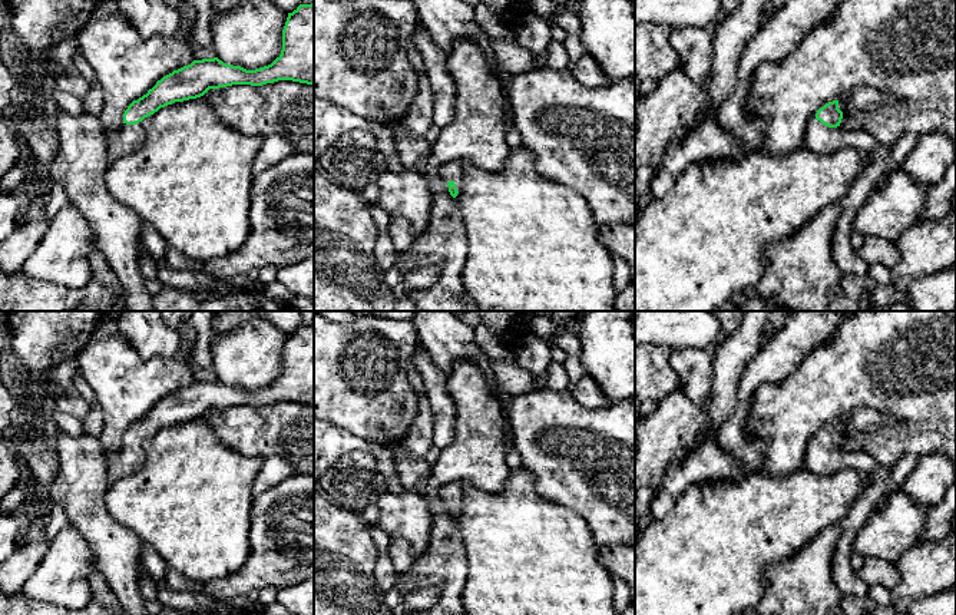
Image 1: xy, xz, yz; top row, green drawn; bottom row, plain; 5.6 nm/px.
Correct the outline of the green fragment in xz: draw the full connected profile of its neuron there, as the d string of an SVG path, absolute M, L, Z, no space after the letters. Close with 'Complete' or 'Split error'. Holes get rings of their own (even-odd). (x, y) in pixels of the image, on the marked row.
M460 162L446 163L440 166L439 175L443 181L447 182L450 195L456 198L463 182L462 163Z. Split error

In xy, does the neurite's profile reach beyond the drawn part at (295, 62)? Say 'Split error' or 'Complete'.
Split error

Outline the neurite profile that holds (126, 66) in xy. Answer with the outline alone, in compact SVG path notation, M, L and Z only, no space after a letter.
M119 11L92 17L77 40L102 87L99 119L107 130L116 128L128 106L158 80L195 60L191 46L181 36L142 39Z

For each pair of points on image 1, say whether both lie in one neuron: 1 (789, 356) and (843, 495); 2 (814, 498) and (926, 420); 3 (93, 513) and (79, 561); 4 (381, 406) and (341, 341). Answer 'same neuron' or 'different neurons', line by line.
1: different neurons
2: different neurons
3: different neurons
4: same neuron

